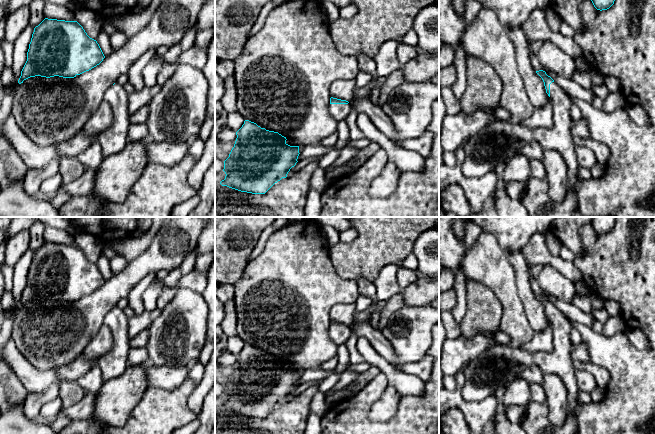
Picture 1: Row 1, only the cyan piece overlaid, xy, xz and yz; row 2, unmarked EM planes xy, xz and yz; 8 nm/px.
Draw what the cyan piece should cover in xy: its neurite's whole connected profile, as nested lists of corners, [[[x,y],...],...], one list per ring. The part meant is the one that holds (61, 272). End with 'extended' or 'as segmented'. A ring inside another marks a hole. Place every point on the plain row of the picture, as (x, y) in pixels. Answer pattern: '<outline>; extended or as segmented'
[[[45,242],[34,252],[27,285],[21,295],[18,307],[35,301],[74,302],[99,289],[105,282],[96,264],[90,262],[77,245],[65,245]]]; as segmented

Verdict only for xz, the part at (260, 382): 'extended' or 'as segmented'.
as segmented

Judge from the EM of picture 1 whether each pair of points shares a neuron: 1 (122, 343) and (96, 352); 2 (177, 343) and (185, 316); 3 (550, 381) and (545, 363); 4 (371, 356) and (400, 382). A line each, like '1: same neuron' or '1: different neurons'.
1: different neurons
2: same neuron
3: different neurons
4: same neuron

